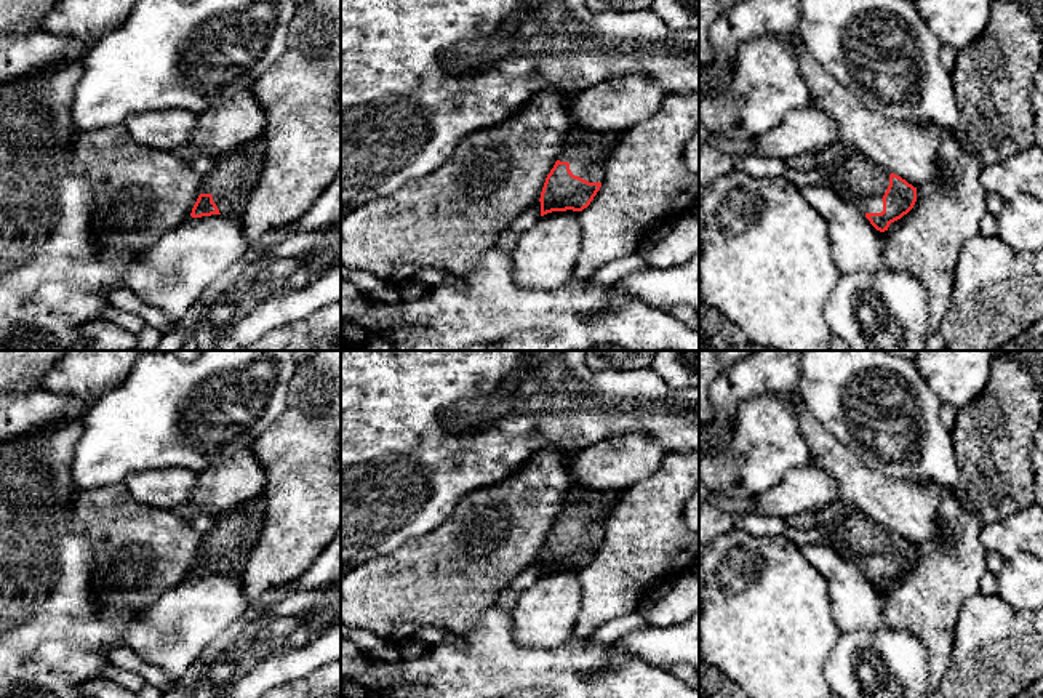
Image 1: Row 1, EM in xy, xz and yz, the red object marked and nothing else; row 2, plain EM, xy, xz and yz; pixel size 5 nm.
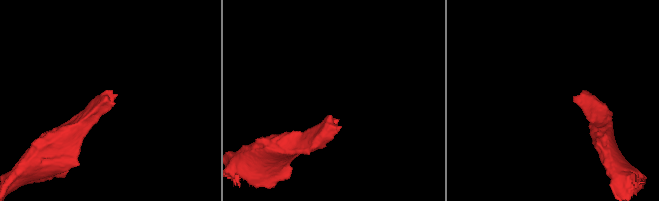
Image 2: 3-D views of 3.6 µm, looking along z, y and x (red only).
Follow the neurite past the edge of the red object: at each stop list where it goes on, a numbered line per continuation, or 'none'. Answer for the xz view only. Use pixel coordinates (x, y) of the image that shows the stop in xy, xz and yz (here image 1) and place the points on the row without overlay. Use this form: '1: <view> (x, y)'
1: xz (587, 511)

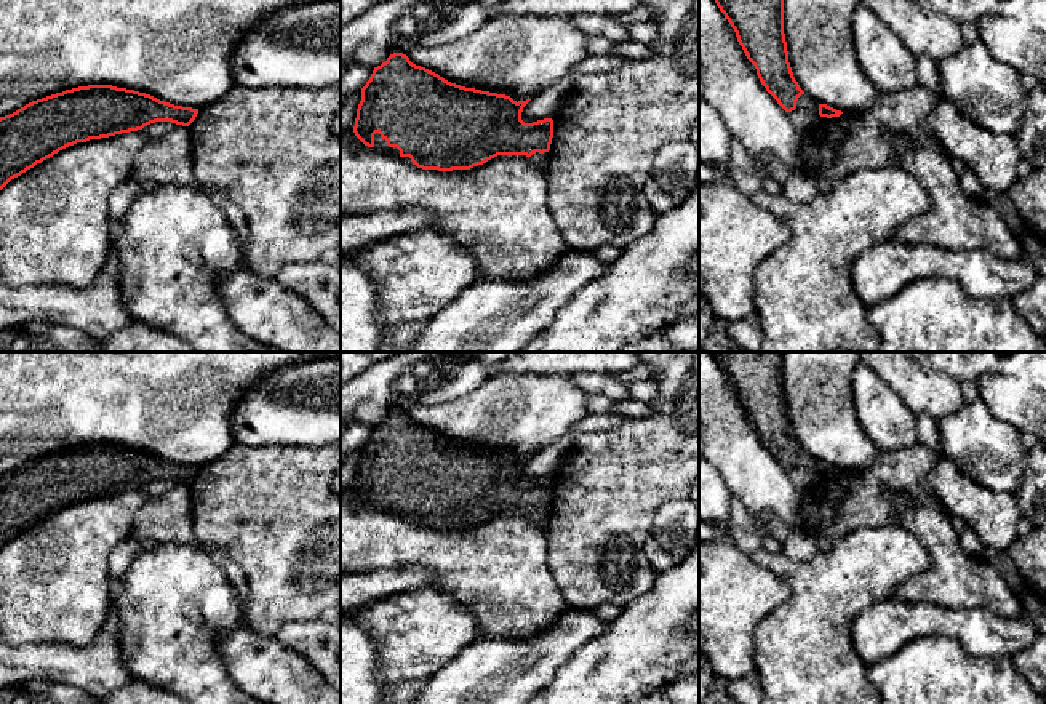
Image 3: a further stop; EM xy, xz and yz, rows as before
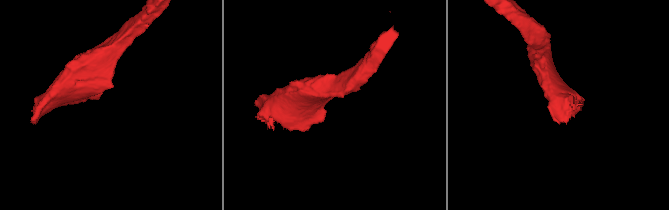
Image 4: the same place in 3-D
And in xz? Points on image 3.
1: xz (381, 503)
2: xz (539, 519)

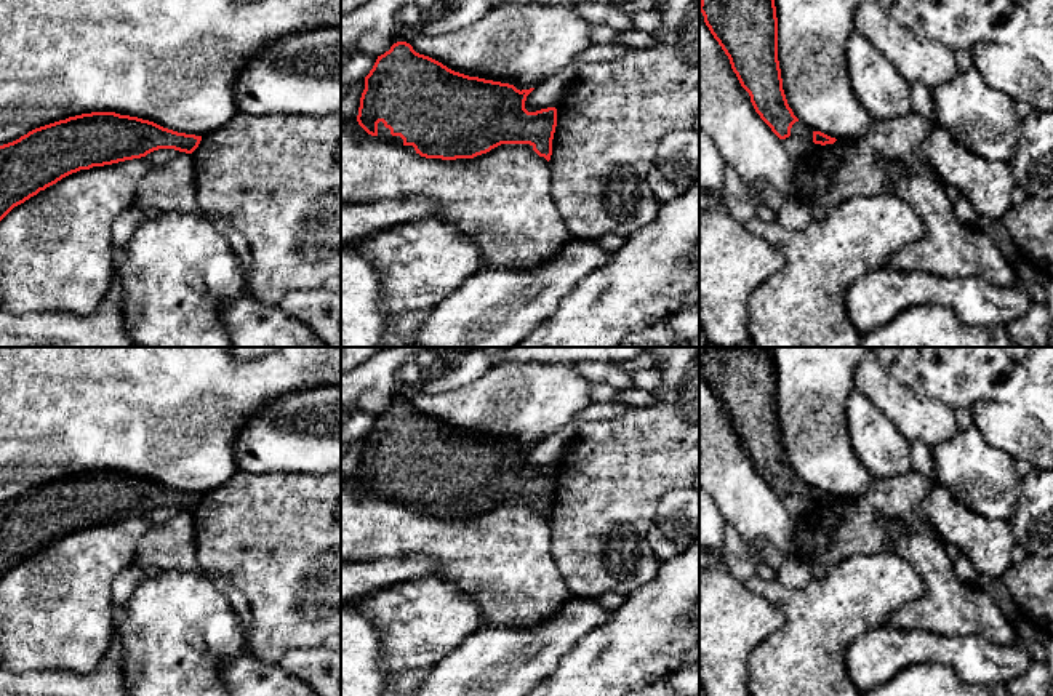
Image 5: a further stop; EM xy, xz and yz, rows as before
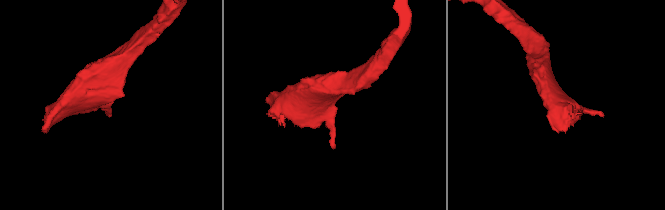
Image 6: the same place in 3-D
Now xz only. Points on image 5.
1: xz (384, 492)

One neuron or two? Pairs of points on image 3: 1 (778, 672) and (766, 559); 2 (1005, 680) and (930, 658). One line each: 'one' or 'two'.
1: one
2: one

